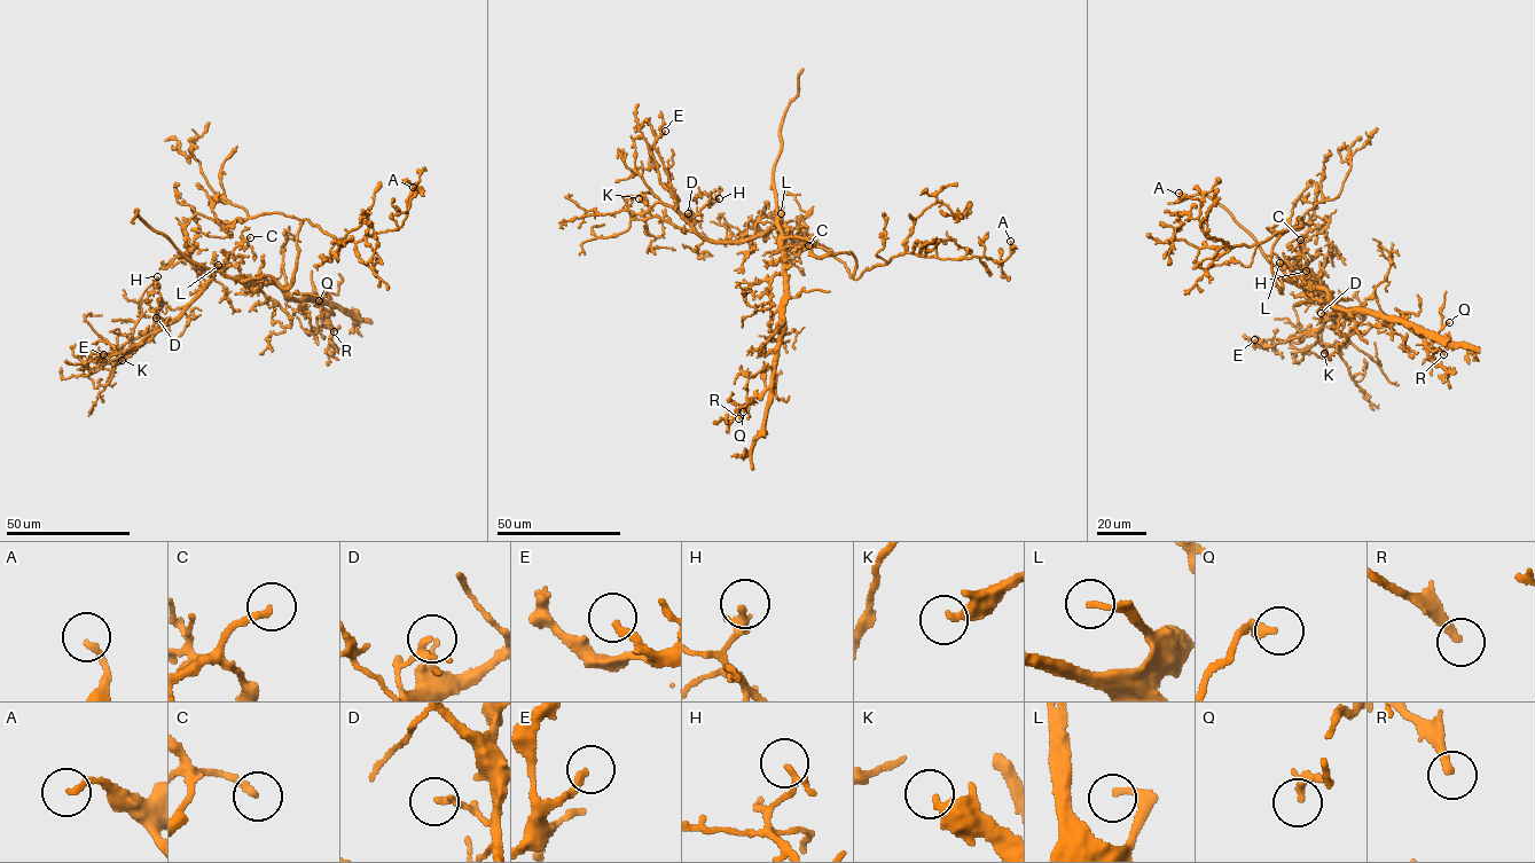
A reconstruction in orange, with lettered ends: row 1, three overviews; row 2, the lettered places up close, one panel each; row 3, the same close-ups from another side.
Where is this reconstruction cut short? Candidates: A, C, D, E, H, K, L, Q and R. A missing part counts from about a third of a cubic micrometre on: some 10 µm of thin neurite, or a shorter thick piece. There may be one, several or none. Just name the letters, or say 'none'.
C, E, L, R

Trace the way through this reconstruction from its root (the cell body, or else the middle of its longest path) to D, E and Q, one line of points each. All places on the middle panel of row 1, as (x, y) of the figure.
D: (811, 245), (803, 238), (783, 237), (780, 219), (757, 236), (711, 242), (686, 221), (688, 213)
E: (811, 245), (783, 237), (780, 219), (739, 241), (711, 242), (696, 232), (678, 210), (654, 147), (665, 131)
Q: (811, 245), (800, 237), (782, 240), (785, 292), (774, 377), (764, 392), (745, 403), (743, 412)

